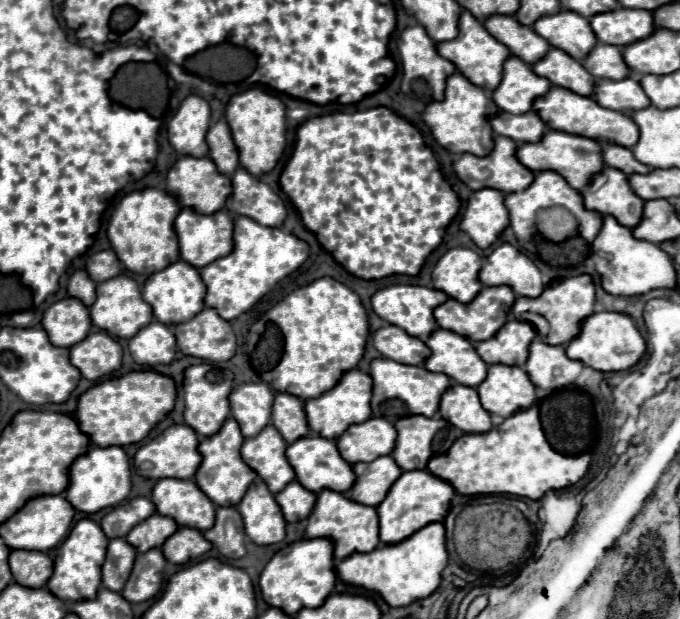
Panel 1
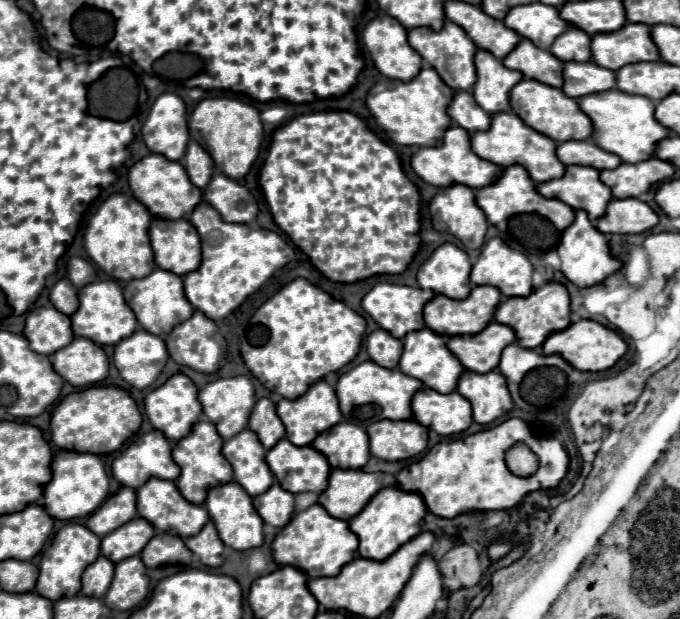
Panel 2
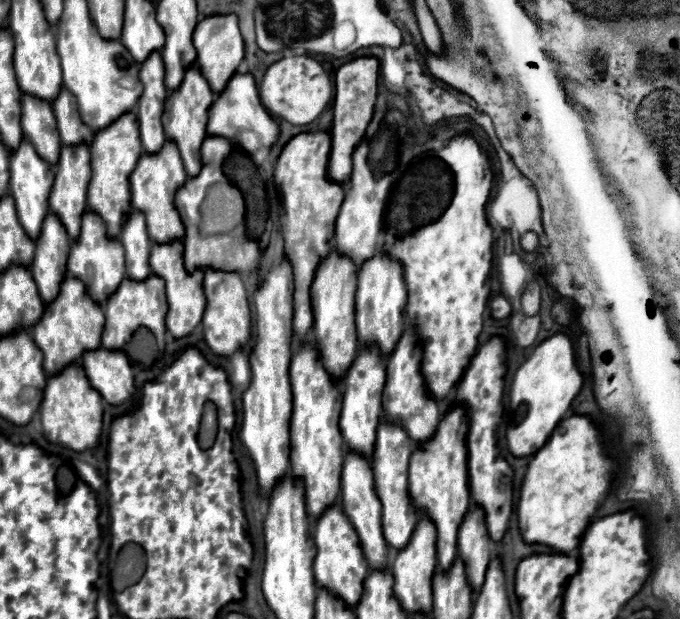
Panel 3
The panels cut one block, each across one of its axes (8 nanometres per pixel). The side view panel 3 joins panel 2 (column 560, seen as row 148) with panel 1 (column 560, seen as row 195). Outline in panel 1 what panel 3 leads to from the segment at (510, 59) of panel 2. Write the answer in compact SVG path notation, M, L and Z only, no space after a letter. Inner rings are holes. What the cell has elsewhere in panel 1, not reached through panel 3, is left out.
M550 48L544 58L532 64L532 70L538 76L548 78L554 86L562 86L580 96L590 96L596 82L596 78L578 60L558 48Z

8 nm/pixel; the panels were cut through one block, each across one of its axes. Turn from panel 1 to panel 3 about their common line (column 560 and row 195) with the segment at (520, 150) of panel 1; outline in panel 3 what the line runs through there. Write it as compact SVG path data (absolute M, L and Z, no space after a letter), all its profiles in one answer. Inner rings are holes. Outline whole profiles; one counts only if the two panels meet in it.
M164 142L160 156L142 156L130 176L130 192L132 192L132 208L142 212L148 226L148 236L156 244L166 244L172 240L184 240L184 224L174 206L174 198L178 188L186 182L184 164L176 146L172 142Z

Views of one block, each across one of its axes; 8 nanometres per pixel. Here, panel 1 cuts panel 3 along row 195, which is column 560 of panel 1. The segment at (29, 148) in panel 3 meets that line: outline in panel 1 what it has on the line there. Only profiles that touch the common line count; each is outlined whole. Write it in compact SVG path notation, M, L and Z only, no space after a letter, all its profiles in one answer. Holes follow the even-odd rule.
M562 10L558 14L542 16L534 22L534 32L548 40L550 46L564 50L576 60L582 60L596 44L596 36L588 24L588 18Z

